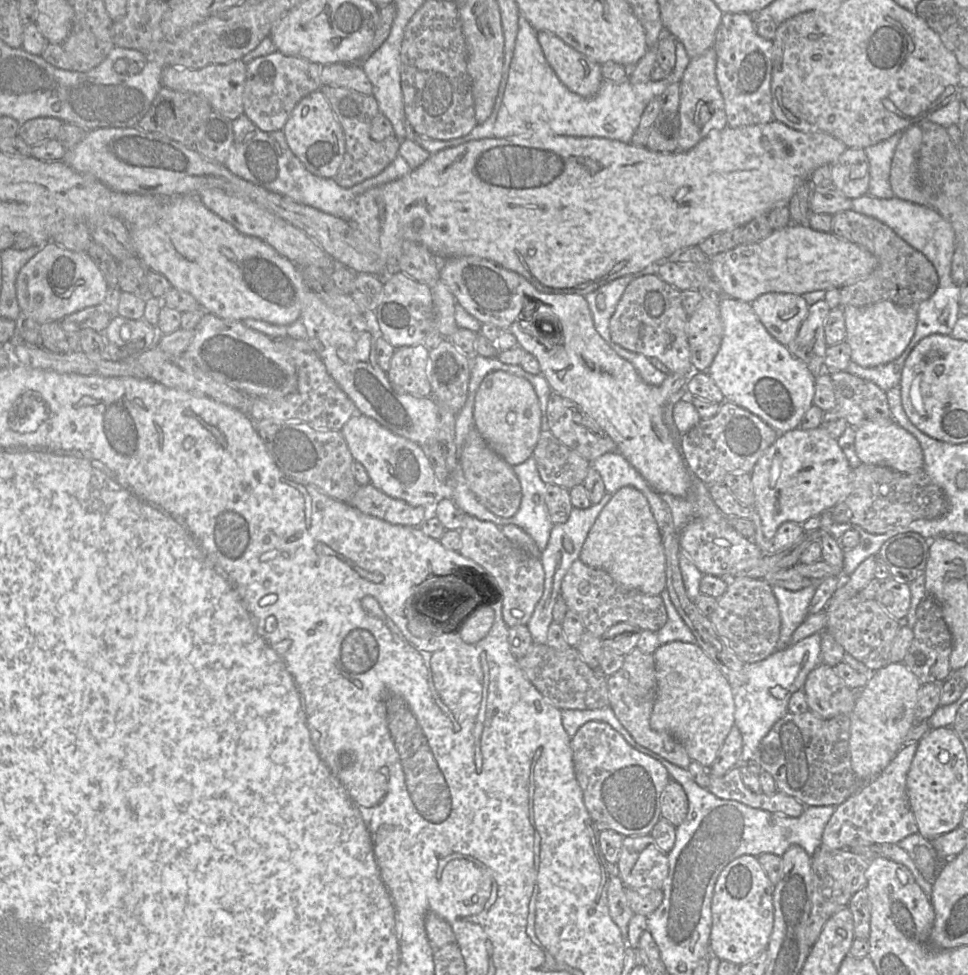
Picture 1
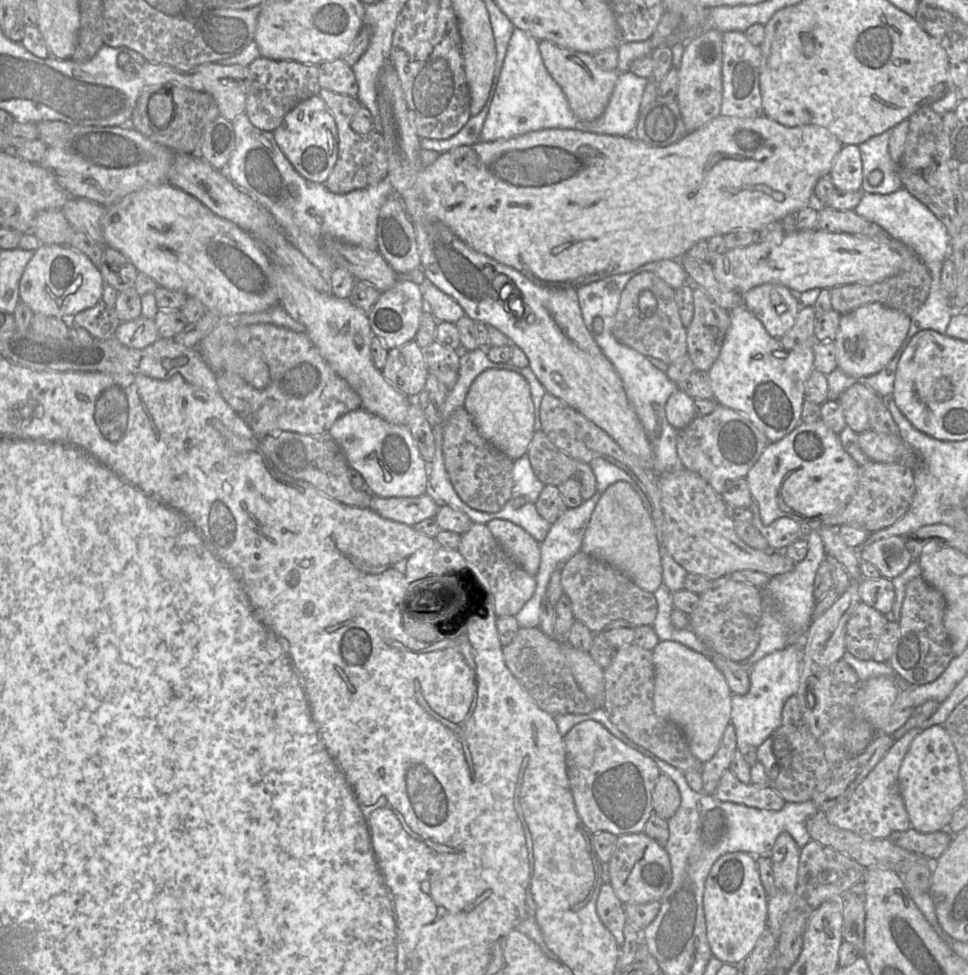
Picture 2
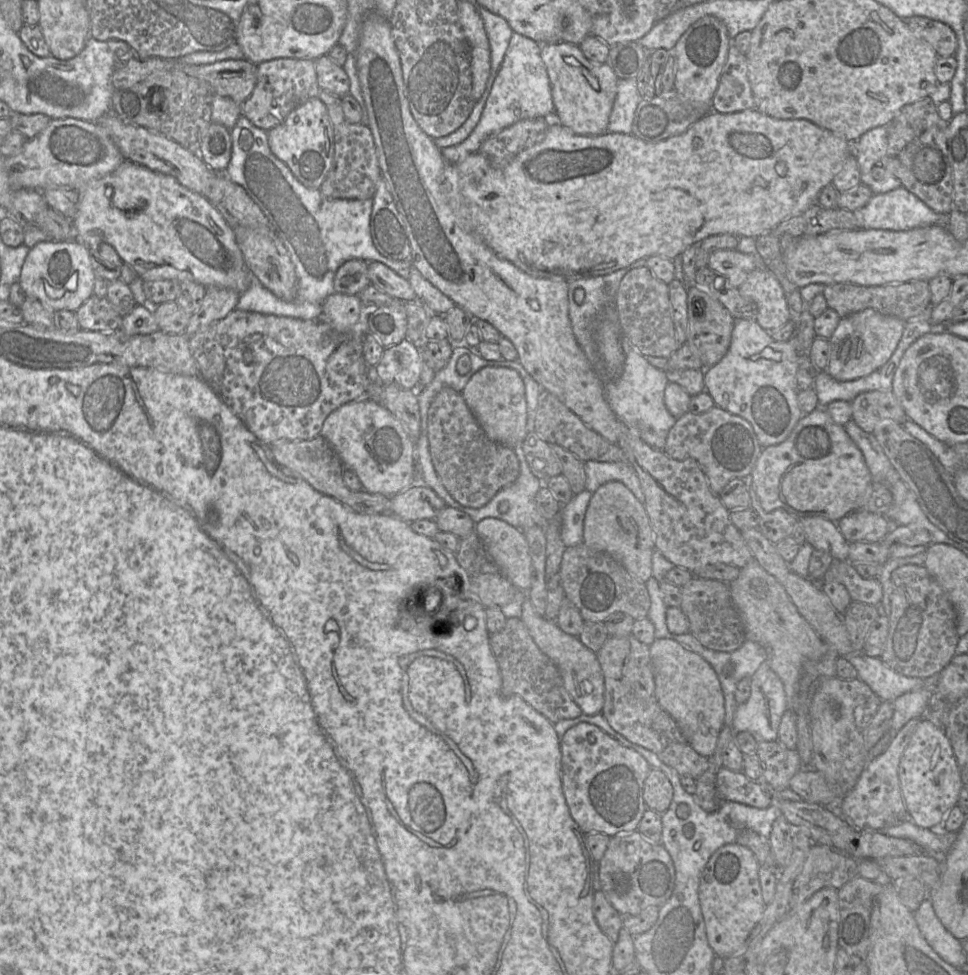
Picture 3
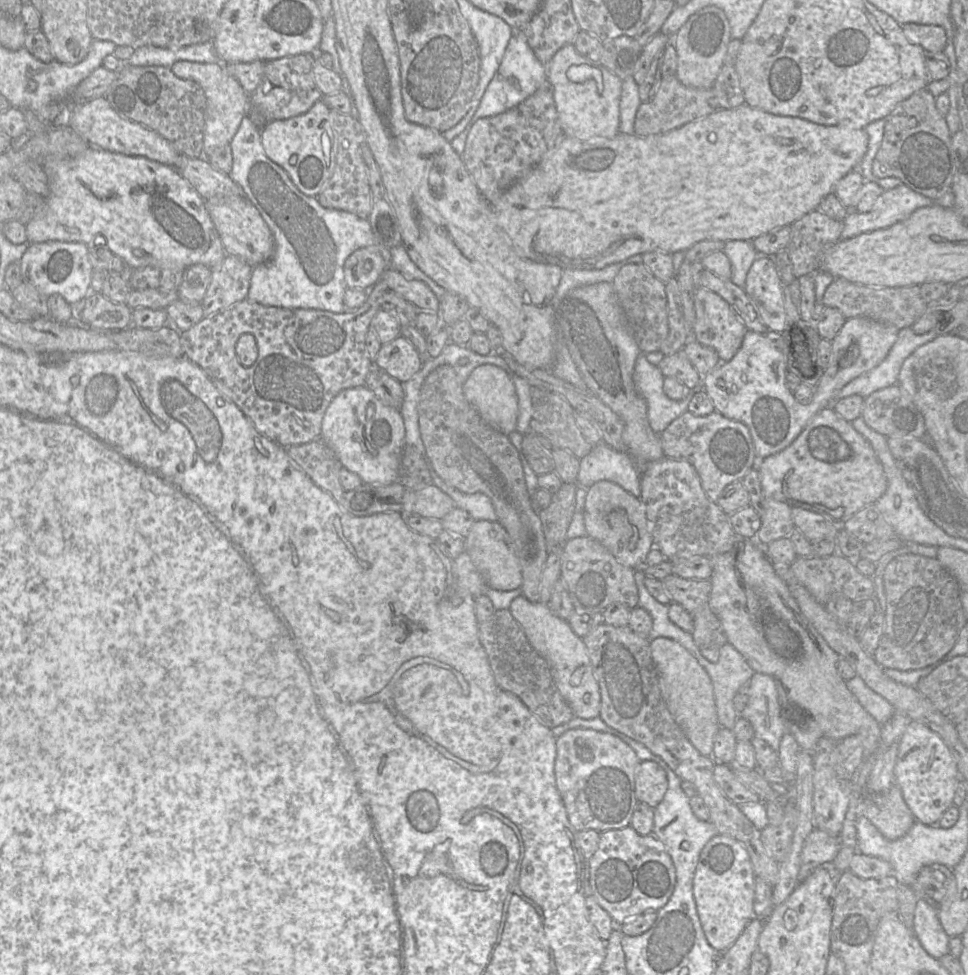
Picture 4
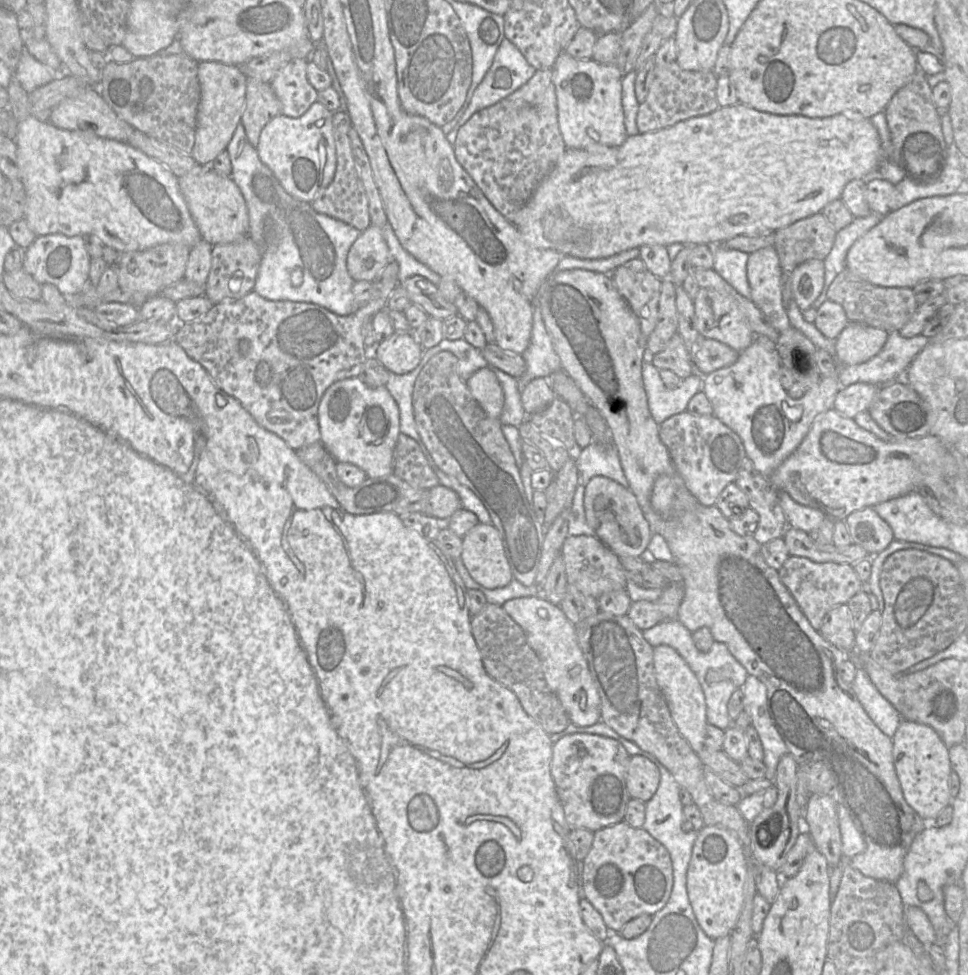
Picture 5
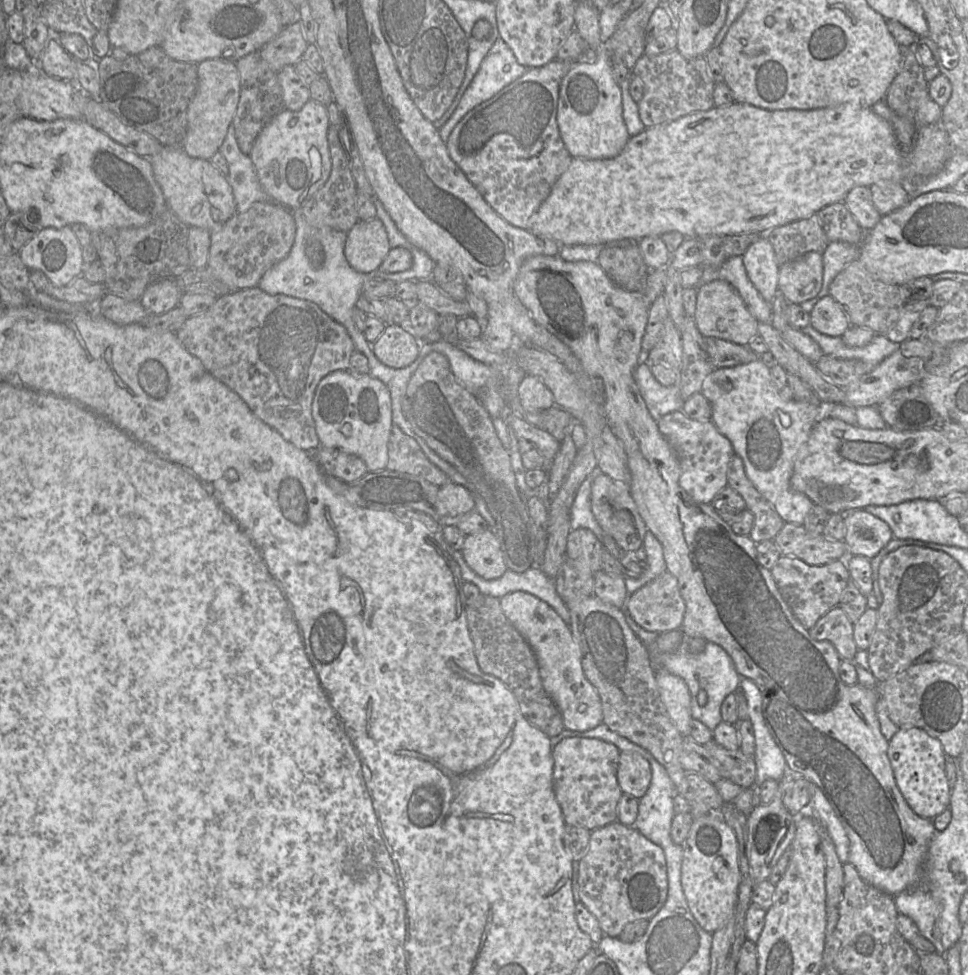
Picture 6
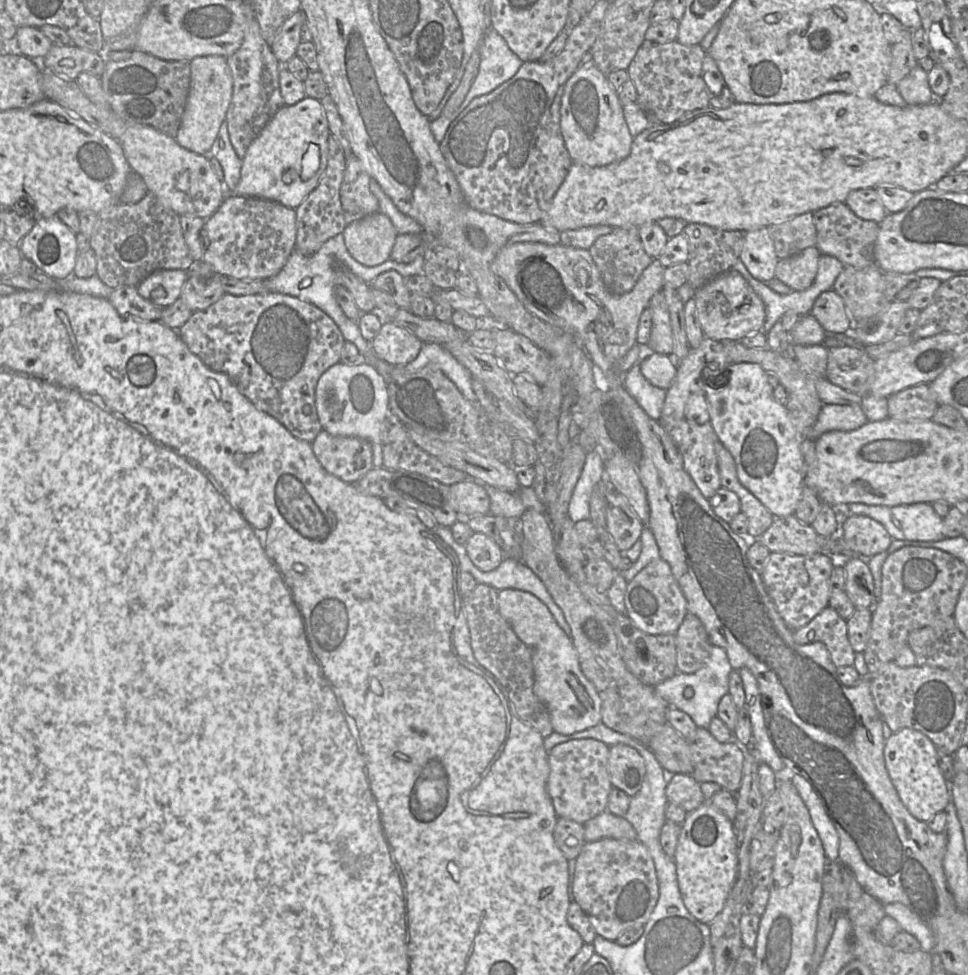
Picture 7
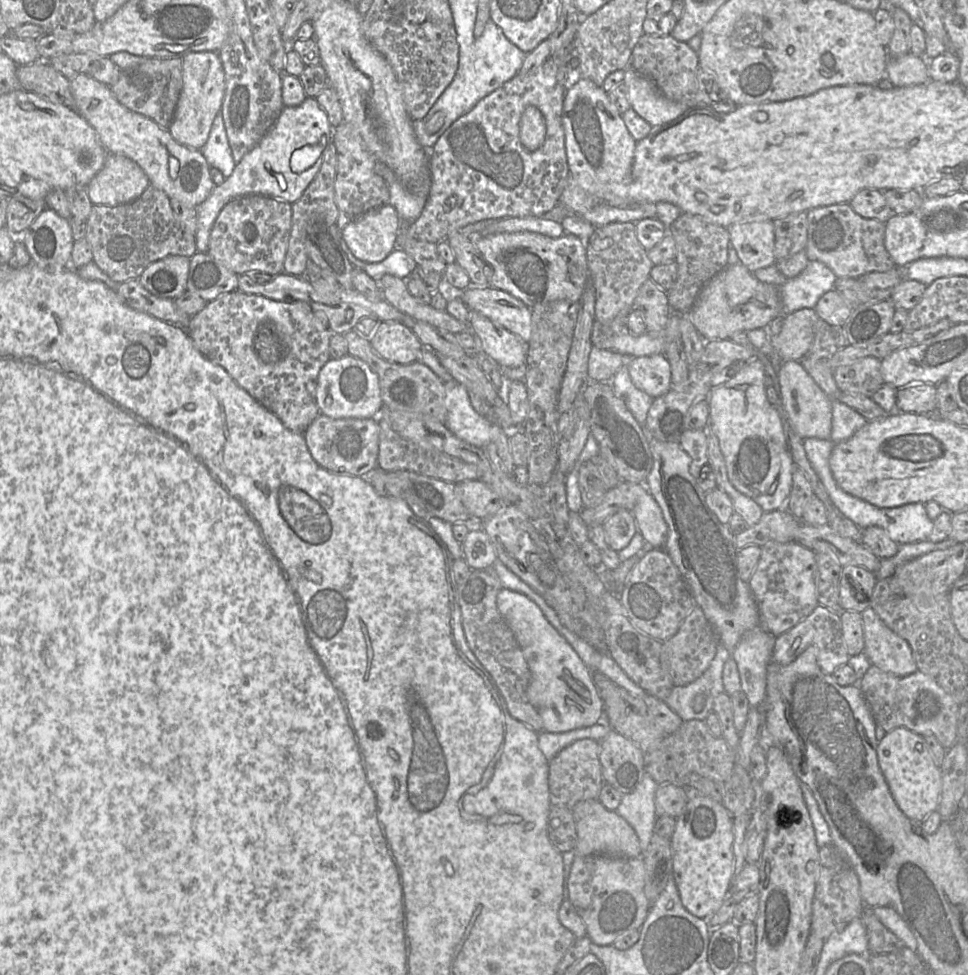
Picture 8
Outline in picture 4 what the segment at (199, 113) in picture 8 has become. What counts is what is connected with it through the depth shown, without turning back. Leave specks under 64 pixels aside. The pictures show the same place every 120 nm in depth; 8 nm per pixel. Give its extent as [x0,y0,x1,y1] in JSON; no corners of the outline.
[171,61,250,156]

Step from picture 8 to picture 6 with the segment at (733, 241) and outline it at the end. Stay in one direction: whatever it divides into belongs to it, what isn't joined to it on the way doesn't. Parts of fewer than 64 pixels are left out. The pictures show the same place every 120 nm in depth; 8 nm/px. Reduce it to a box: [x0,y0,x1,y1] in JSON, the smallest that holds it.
[742,235,779,304]

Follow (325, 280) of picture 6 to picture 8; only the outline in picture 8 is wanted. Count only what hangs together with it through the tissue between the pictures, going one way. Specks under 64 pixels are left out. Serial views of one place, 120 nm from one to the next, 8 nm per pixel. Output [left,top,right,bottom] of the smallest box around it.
[340,238,417,281]

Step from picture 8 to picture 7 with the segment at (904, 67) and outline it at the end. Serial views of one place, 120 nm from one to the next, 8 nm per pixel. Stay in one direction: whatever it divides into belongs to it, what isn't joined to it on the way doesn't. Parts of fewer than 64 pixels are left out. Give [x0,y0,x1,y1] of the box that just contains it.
[897,64,936,105]

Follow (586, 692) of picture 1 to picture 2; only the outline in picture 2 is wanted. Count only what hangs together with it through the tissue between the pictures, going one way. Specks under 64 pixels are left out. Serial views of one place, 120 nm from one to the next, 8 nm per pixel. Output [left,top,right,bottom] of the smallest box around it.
[502,627,596,716]

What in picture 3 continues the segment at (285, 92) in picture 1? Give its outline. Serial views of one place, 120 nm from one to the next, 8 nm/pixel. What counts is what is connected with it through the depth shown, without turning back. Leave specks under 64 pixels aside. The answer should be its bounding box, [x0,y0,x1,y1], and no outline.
[242,58,319,131]

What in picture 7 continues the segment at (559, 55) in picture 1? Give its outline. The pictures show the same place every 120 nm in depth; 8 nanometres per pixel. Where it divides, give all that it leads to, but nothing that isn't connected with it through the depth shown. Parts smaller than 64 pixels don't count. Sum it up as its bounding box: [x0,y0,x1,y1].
[560,62,633,167]

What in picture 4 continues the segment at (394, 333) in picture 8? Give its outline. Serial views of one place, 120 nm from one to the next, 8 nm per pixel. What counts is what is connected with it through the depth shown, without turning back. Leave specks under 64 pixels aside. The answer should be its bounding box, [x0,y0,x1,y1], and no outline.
[374,335,422,383]

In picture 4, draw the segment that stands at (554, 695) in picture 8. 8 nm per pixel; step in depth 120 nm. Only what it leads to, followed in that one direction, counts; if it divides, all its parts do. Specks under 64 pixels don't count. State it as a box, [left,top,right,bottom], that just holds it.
[509,595,601,719]

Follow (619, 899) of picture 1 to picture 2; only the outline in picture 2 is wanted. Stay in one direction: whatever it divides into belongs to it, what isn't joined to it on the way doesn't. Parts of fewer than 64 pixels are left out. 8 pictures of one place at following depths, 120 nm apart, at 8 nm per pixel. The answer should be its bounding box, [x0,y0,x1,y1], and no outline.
[596,882,626,949]

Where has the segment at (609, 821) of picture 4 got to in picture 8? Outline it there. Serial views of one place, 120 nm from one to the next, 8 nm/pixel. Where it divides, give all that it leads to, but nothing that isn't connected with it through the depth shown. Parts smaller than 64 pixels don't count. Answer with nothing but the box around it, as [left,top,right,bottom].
[548,738,604,810]

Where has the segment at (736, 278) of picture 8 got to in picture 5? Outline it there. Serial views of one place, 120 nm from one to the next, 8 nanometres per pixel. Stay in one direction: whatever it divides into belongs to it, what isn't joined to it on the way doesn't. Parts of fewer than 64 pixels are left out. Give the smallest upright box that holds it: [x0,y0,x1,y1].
[694,287,755,353]

